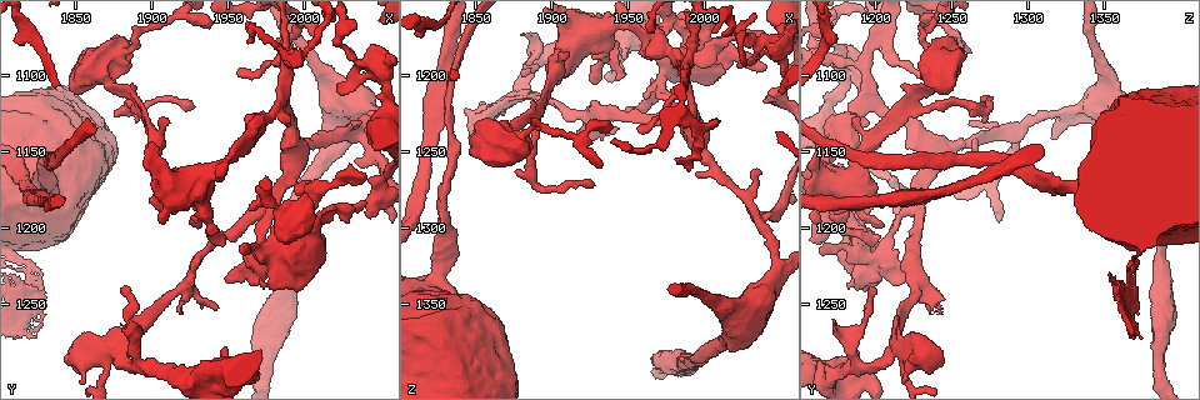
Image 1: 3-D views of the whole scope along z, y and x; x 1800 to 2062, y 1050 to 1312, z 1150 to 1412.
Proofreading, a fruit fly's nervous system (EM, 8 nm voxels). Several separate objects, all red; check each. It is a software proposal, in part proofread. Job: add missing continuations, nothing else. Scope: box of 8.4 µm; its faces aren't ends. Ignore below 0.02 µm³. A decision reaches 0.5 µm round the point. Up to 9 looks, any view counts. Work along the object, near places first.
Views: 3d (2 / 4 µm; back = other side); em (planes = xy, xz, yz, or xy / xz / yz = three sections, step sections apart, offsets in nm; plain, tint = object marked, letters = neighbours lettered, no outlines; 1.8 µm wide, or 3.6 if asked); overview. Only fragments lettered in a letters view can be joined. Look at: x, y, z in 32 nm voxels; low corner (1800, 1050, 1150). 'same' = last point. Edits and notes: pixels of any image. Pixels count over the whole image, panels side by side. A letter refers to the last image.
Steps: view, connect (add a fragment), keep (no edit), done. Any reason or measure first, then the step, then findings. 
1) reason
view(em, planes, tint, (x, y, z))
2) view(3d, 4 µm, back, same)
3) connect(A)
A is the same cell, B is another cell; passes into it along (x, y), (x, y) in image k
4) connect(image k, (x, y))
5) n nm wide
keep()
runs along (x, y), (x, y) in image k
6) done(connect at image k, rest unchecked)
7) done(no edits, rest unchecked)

sharp bend
view(3d, 4 µm, (1822, 1240, 1364))

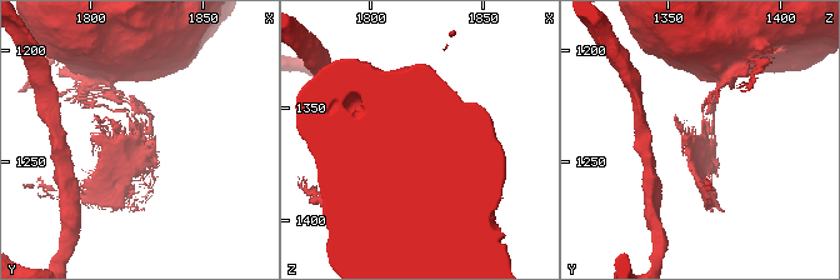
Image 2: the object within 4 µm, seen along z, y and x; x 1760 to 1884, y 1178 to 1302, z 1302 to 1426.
view(em, 3.6 µm, planes, plain, (1821, 1240, 1364))

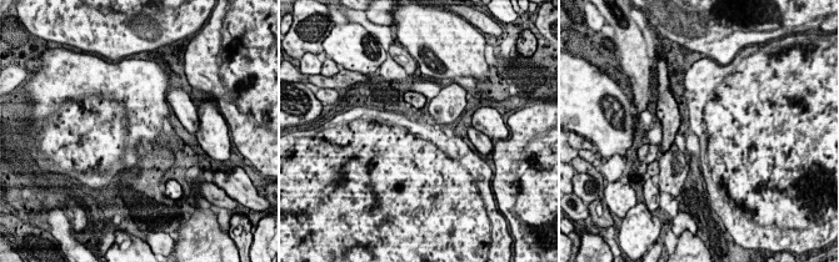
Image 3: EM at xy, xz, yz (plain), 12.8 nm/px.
see the neighbours
view(em, 3.6 µm, planes, letters, same)

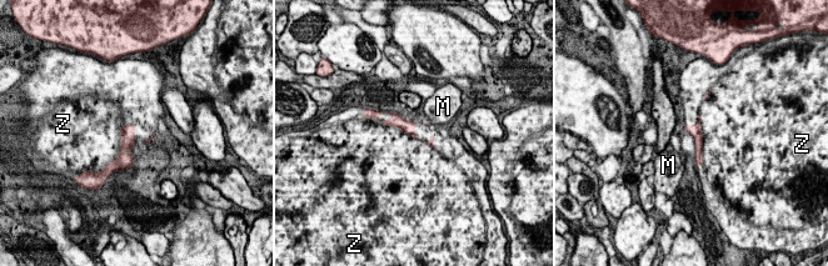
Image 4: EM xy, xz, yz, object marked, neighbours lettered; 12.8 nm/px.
keep()
M and Z are other cells; runs along (688, 128), (698, 137), (698, 162) in image 4; none of them fits

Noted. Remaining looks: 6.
branch stops here
view(em, planes, letters, (1916, 1252, 1238))

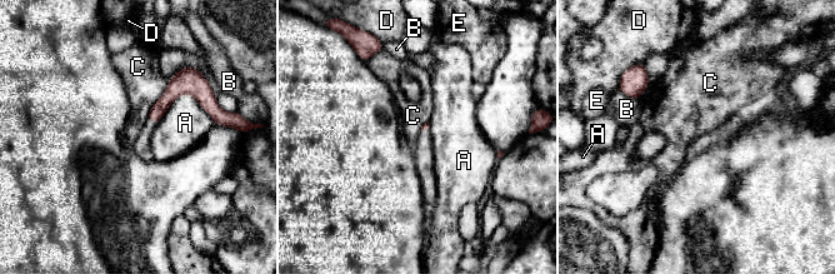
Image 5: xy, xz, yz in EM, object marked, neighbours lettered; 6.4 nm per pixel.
keep()
A, B, C, D and E are other cells; runs along (206, 106), (191, 89), (178, 89), (151, 116) in image 5; no lettered fragment goes on from it

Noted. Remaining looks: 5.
abrupt turn
view(3d, 4 µm, (1942, 1294, 1168))

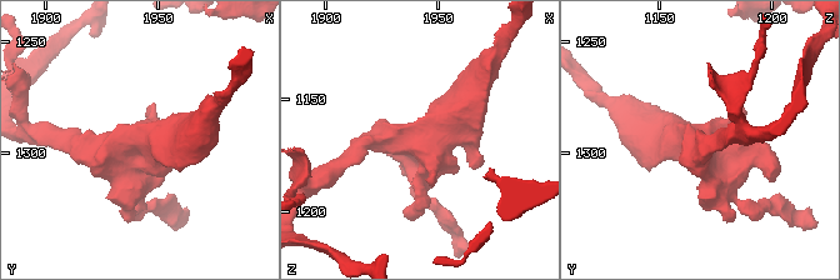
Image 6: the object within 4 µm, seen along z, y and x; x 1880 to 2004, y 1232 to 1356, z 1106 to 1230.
shape alone is not enough
view(em, 3.6 µm, planes, tint, (1944, 1296, 1168))

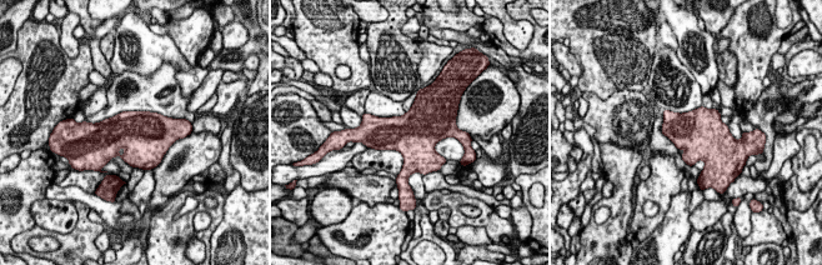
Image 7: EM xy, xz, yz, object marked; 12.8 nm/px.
see the neighbours
view(em, 3.6 µm, planes, letters, same)

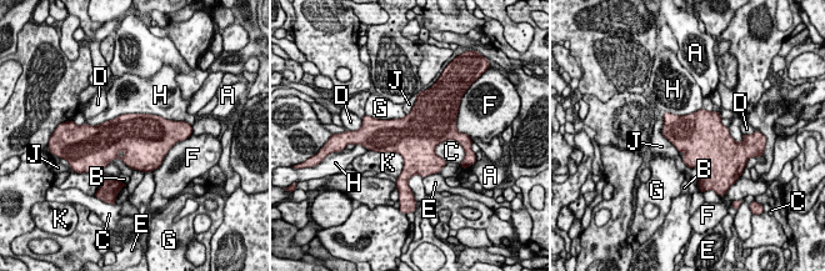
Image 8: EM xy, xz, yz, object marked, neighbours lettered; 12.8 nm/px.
H touches over 1050 nm
keep()
A, B, C, D, E, F, G, H, J and K are other cells; border along (405, 114), (398, 119), (371, 116) in image 8; none of them fits

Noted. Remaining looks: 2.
sudden change in width
view(em, planes, tint, (1886, 1080, 1236))

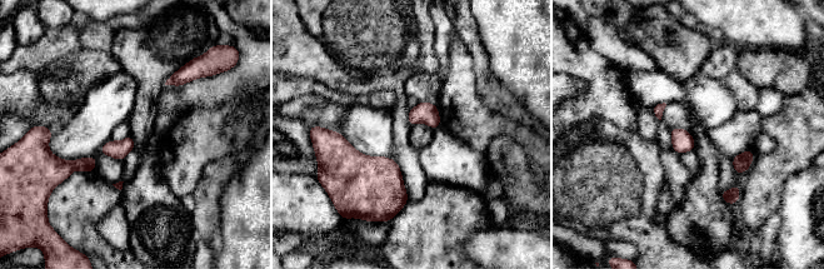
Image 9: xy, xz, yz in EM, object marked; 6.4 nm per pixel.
view(em, planes, letters, same)

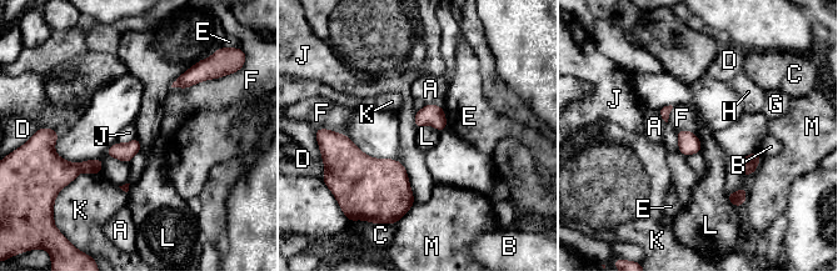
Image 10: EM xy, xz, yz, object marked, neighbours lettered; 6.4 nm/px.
keep()
A, B, C, D, E, F, G, H, J, K, L and M are other cells; border along (193, 65), (170, 86) in image 10; no lettered fragment goes on from it

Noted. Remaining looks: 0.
done(no edits, rest unchecked)

